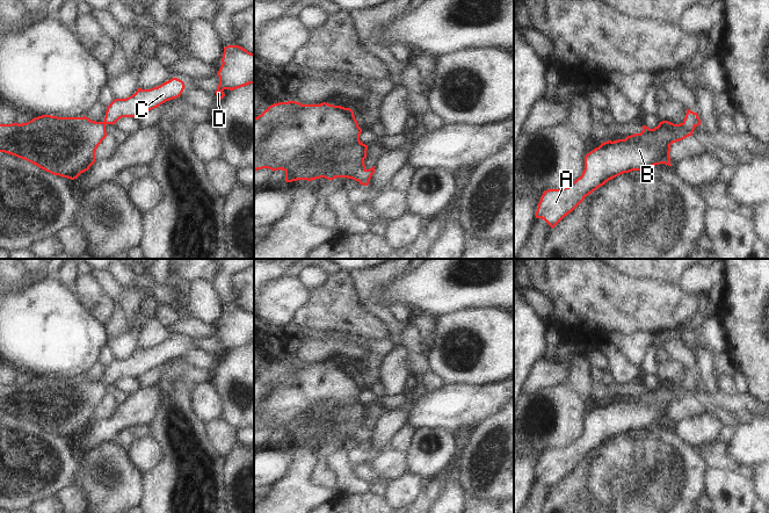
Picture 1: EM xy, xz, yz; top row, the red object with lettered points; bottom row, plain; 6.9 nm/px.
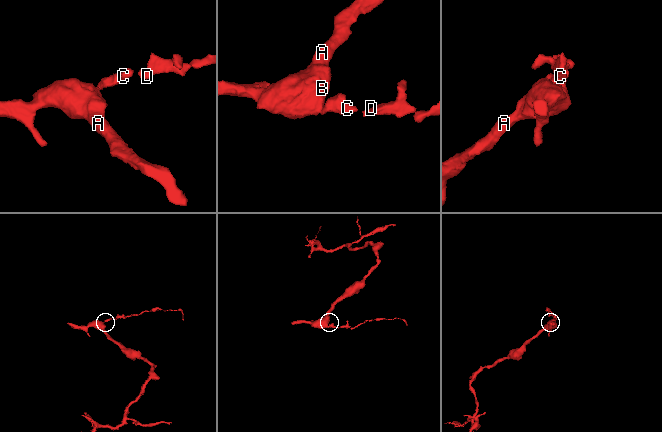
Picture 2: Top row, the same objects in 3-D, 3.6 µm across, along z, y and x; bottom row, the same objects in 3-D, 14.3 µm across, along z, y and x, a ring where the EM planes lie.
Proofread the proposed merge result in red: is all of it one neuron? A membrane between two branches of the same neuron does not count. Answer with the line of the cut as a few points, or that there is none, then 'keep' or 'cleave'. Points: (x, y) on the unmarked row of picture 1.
no cut; keep

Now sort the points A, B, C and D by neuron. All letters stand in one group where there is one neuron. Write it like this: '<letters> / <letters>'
A B C D

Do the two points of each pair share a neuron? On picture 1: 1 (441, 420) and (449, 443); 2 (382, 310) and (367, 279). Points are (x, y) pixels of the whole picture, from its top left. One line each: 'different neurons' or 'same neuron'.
1: different neurons
2: same neuron

